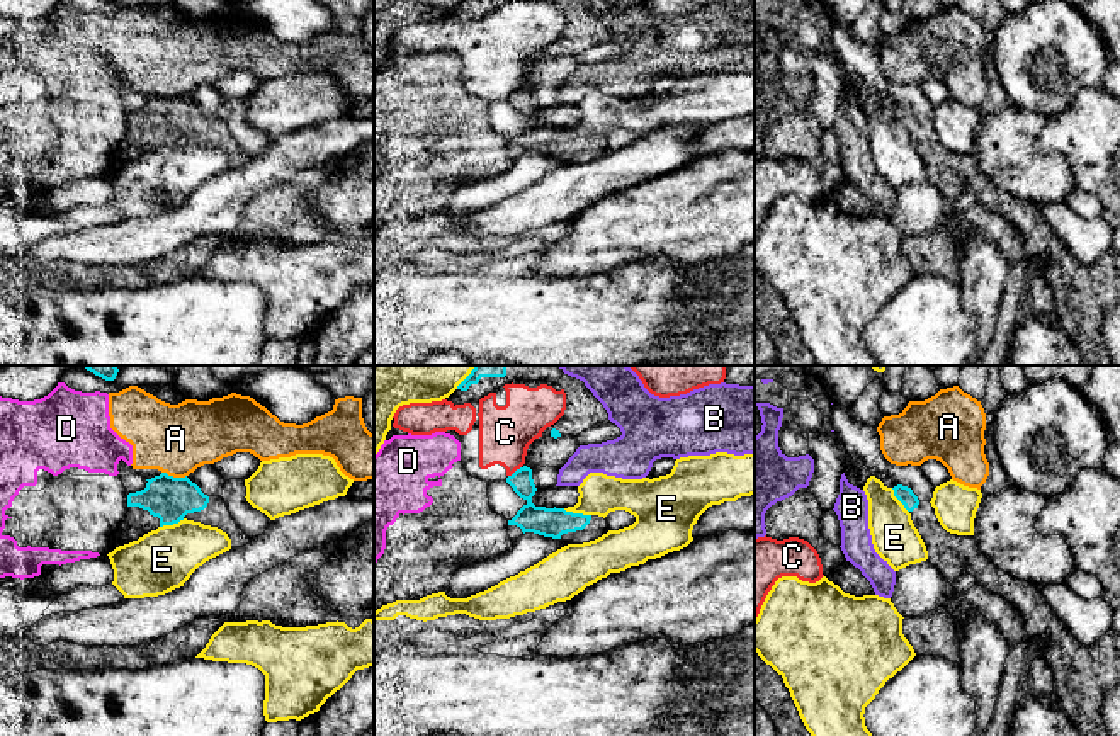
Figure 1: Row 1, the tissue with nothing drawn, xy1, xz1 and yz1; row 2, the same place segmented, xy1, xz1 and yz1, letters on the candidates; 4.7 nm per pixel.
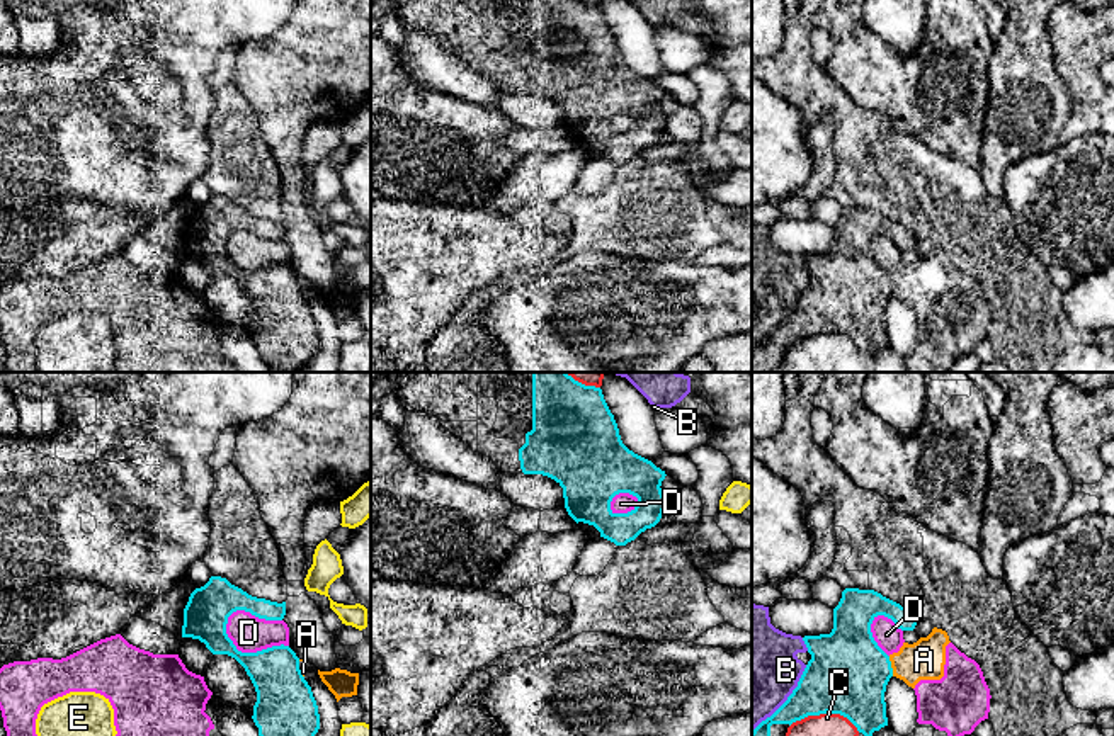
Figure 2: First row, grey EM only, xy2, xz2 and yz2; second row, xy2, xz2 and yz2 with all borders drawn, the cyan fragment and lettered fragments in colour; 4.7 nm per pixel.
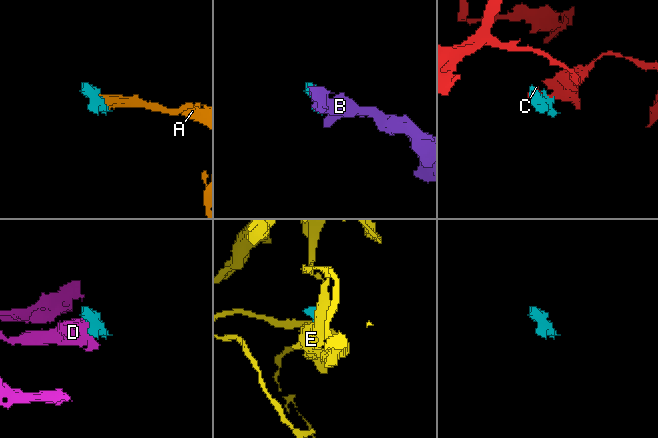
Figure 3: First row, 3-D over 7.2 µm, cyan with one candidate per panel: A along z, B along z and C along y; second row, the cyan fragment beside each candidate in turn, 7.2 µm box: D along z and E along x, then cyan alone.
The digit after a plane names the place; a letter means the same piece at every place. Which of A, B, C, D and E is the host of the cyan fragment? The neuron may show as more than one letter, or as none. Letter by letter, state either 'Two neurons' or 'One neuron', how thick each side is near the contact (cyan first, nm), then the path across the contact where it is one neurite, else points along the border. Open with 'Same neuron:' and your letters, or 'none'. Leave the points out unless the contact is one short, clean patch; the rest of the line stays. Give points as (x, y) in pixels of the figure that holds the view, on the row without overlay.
Same neuron: none
A: Two neurons. Thickness 220 nm (cyan) against 340 nm
B: Two neurons. Thickness 300 nm (cyan) against 440 nm
C: Two neurons. Thickness 380 nm (cyan) against 300 nm
D: Two neurons. Thickness 240 nm (cyan) against 170 nm. Boundary: xy2 (227, 237), (227, 255), (242, 271), (288, 266)
E: Two neurons. Thickness 140 nm (cyan) against 220 nm

